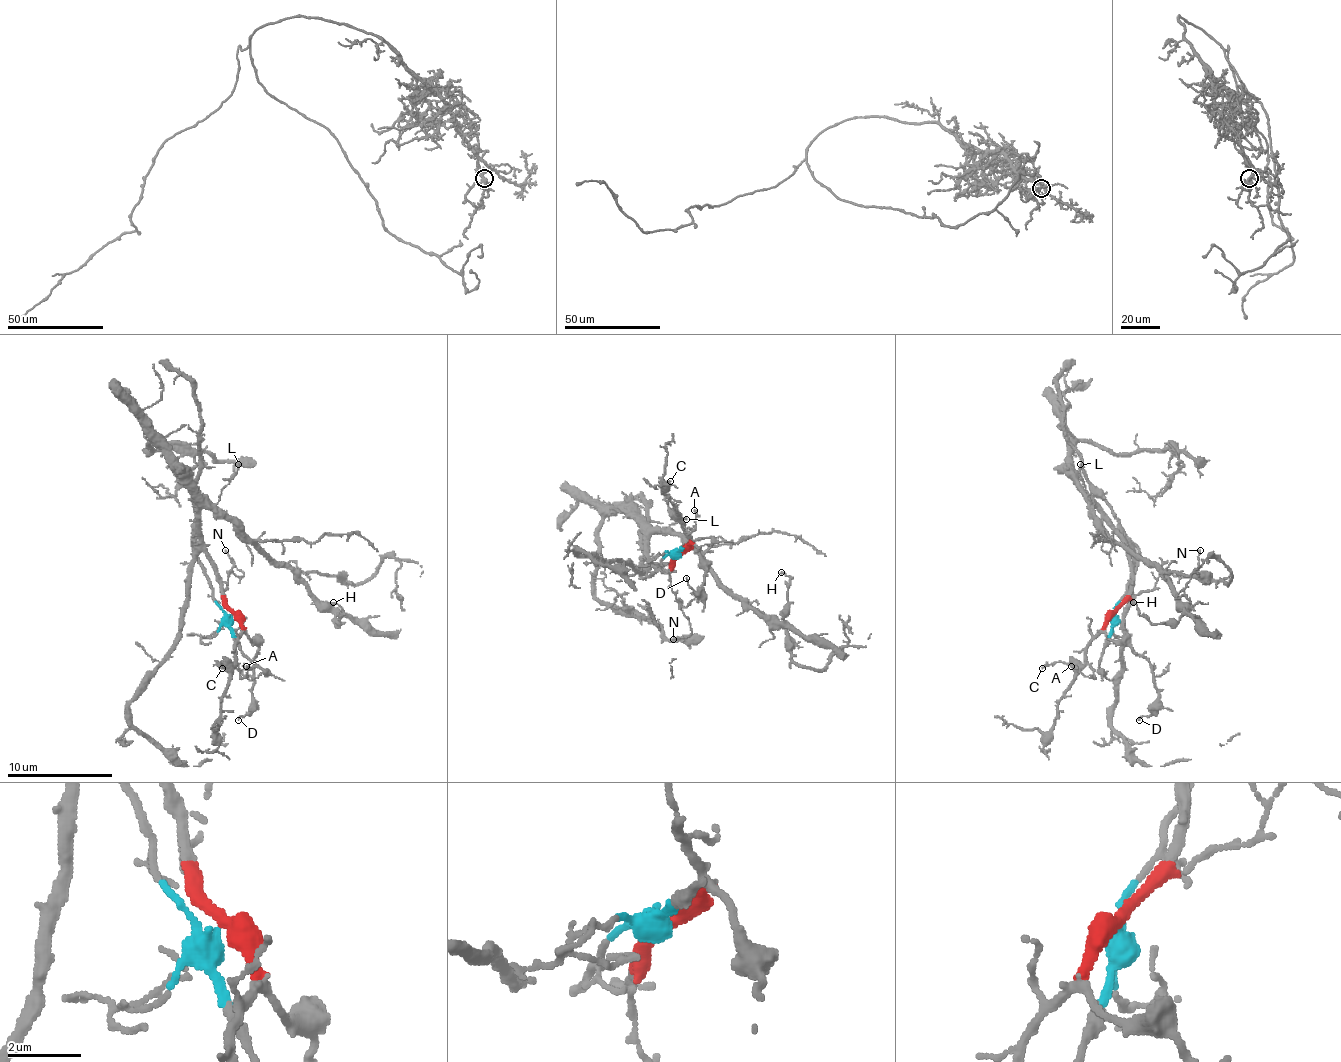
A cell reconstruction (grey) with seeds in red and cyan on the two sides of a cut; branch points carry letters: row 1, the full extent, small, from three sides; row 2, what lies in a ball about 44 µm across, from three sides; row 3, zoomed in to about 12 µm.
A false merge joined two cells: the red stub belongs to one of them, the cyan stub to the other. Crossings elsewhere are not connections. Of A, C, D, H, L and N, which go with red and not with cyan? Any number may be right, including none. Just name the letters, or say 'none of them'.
A, C, D, H, L, N

